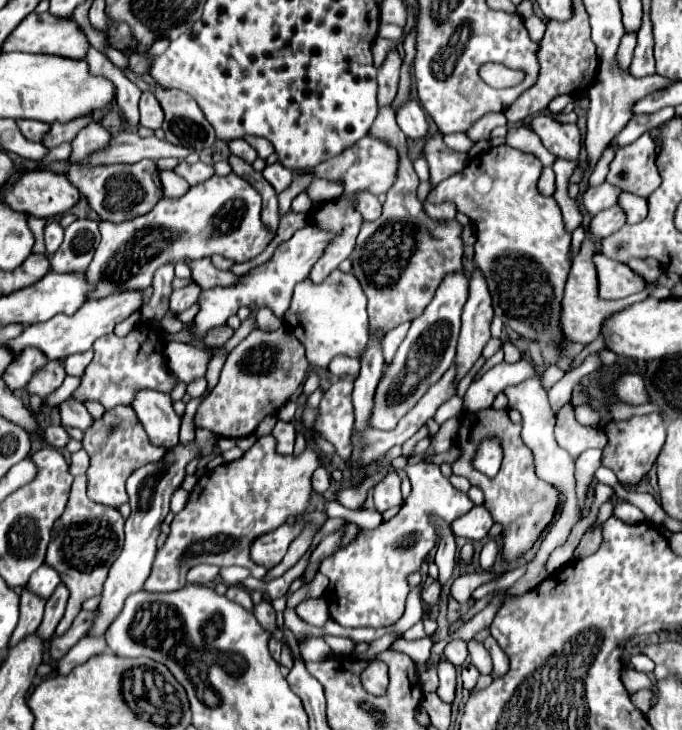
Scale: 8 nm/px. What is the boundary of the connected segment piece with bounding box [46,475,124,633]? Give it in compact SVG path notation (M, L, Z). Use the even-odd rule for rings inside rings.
M80 475L72 483L68 505L62 513L62 517L54 523L50 533L50 545L46 553L46 565L56 569L62 583L70 591L68 609L64 619L60 621L60 627L56 633L64 633L68 625L74 621L74 617L80 613L80 605L102 593L102 583L106 581L110 563L114 555L122 549L124 539L124 517L118 513L118 509L104 507L100 503L94 503L86 497L86 475Z

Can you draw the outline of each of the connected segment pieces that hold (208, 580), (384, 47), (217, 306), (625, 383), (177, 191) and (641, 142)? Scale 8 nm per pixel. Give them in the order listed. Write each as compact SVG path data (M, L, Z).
M196 565L188 573L188 583L198 583L198 585L214 585L216 579L220 577L220 567L216 565Z
M378 37L378 39L374 41L372 51L374 51L374 66L376 68L382 65L384 59L386 59L386 53L388 53L394 45L398 45L398 43L402 43L402 41L390 41L390 39L382 39L382 37Z
M306 225L306 227L298 229L292 235L290 241L282 243L268 263L264 263L264 265L252 269L250 273L246 273L236 287L216 287L216 289L202 291L200 299L198 299L198 307L200 309L198 309L198 313L196 313L196 317L192 319L192 325L190 325L190 333L192 333L190 345L198 347L198 349L204 349L204 351L214 351L204 341L208 331L226 325L228 317L232 317L240 307L250 305L250 303L256 303L260 307L272 309L272 313L284 323L284 313L290 307L290 299L292 299L296 283L304 281L310 275L312 265L324 255L326 247L332 243L334 237L336 237L334 231L320 229L318 225Z
M624 375L618 383L616 383L616 395L622 401L628 401L632 405L642 405L648 401L648 393L644 389L644 379L640 375Z
M162 171L160 179L164 187L164 197L180 197L190 189L188 181L184 181L184 177L176 175L174 171Z
M644 133L632 145L616 151L606 179L638 197L648 197L660 185L654 141L650 133Z

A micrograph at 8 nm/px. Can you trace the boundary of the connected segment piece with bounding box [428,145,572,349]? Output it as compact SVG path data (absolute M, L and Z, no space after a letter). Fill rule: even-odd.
M498 145L488 149L486 153L474 157L464 171L444 179L438 183L438 187L430 193L428 201L454 201L458 211L468 215L472 223L476 223L476 255L474 263L484 273L490 293L492 293L492 305L496 317L508 323L510 329L514 329L524 341L534 341L540 345L556 345L564 349L564 345L570 345L562 337L560 329L560 313L562 313L562 297L564 297L564 285L568 279L568 271L572 267L572 233L566 231L562 213L554 197L544 197L536 189L536 181L540 177L543 165L540 159L532 153L526 153L522 149L514 149L510 145ZM538 319L542 323L544 331L536 331L536 325L532 323Z

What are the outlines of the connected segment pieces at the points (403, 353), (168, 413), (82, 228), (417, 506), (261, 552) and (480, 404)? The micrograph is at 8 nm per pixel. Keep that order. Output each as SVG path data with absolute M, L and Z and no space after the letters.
M462 271L448 273L436 289L432 303L424 313L412 321L406 339L400 343L396 357L388 363L384 377L376 389L376 413L372 425L382 431L392 431L396 423L416 405L416 401L436 383L456 359L456 343L460 335L460 313L468 299L468 277Z
M140 389L132 401L132 409L156 445L174 447L178 443L180 417L174 413L168 393Z
M76 219L64 233L64 243L50 257L52 271L70 273L88 269L94 251L100 243L98 221L92 219Z
M404 457L392 459L390 465L396 471L406 473L412 483L412 491L402 509L392 519L382 521L376 529L360 531L348 547L324 561L324 575L330 579L324 593L330 617L344 627L388 627L396 623L404 613L404 601L410 593L406 575L420 569L424 555L434 549L440 539L440 531L436 531L438 527L432 517L436 515L450 525L456 517L466 515L474 507L472 499L452 487L438 465L408 465Z
M316 511L316 513L306 513L302 517L302 521L296 521L294 525L280 525L280 529L274 529L272 533L266 533L262 537L258 537L250 549L250 557L254 563L264 565L264 567L274 567L282 561L282 557L286 555L288 545L298 537L298 533L304 529L304 525L308 521L314 523L322 523L324 521L324 513Z
M526 359L518 361L518 363L498 363L492 369L488 369L482 379L474 381L463 398L463 410L468 413L476 413L486 407L492 407L494 399L498 393L502 393L506 387L517 385L520 381L532 377L534 365Z

